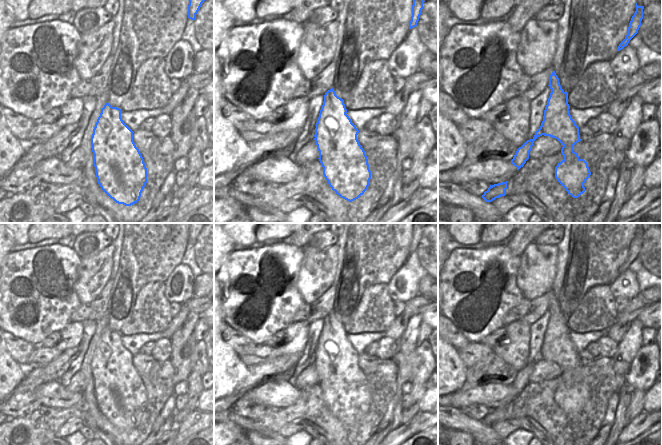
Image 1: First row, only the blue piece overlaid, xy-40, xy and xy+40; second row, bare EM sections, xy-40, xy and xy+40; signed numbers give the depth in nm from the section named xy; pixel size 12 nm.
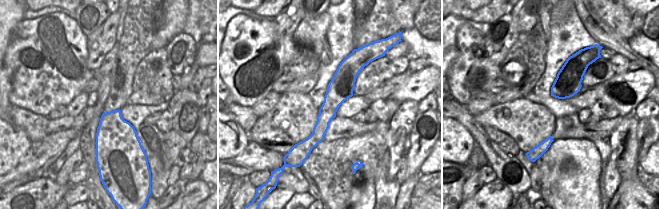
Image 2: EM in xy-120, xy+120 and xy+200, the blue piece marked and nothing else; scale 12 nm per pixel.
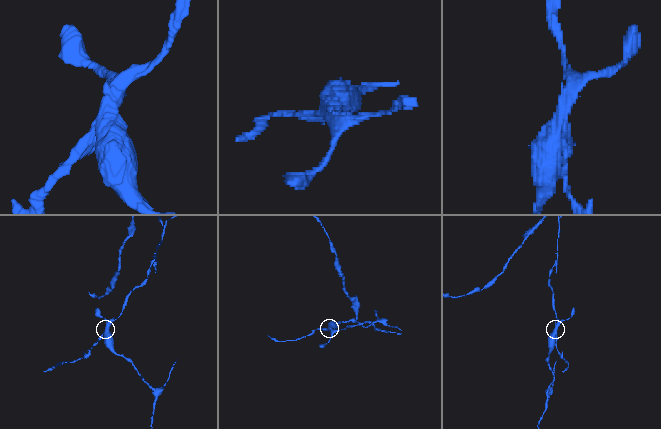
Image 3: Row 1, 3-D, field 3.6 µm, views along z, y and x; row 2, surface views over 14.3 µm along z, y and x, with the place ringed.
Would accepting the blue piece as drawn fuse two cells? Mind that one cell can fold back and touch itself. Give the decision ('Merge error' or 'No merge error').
Merge error.

